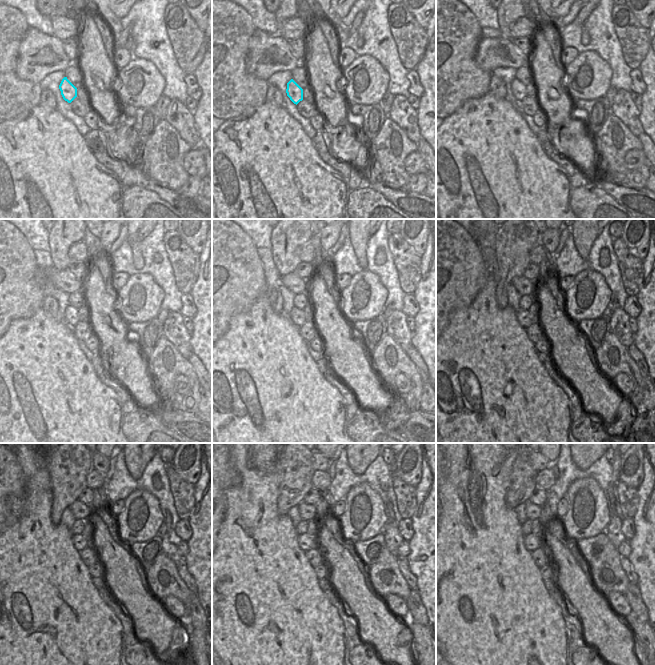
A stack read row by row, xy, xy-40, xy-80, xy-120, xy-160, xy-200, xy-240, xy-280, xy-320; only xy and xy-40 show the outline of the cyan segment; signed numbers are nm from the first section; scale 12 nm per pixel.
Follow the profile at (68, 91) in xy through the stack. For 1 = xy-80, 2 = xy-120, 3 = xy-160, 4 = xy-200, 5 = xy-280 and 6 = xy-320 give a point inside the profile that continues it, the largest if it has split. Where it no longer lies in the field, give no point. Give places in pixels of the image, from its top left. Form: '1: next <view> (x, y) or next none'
1: next xy-80 (518, 89)
2: next xy-120 (71, 314)
3: next xy-160 (297, 316)
4: next xy-200 (525, 319)
5: next xy-280 (306, 542)
6: next xy-320 (532, 542)

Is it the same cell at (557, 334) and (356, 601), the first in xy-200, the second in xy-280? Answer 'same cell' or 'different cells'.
same cell

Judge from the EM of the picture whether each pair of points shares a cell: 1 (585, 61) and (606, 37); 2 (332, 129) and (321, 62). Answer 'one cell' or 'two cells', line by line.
1: two cells
2: one cell

